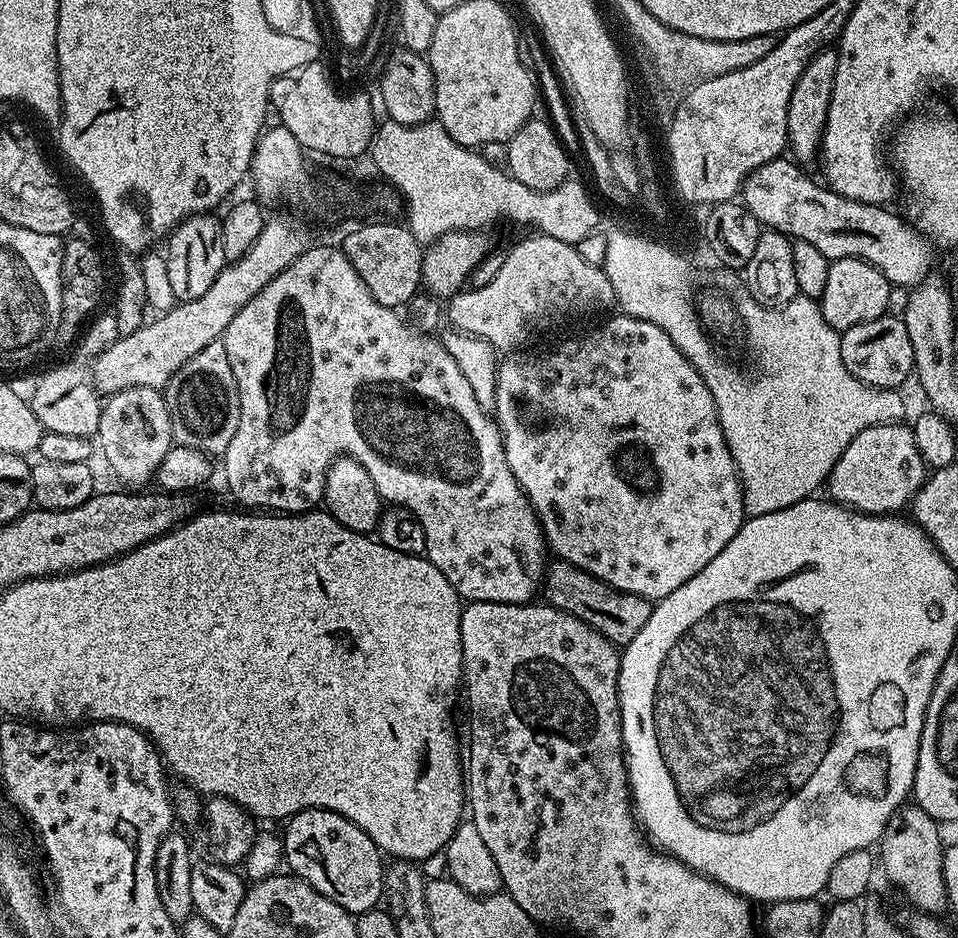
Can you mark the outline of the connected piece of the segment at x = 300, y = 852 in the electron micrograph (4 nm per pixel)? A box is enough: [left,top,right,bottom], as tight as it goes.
[282,808,386,914]

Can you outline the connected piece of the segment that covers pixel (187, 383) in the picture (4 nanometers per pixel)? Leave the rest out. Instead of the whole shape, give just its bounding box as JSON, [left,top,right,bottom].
[162,339,240,457]

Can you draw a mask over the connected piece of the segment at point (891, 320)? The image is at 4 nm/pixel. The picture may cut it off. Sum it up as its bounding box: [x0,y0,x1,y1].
[840,314,914,389]

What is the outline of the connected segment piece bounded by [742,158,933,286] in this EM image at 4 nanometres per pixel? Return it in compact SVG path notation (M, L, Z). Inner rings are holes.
M788 158L771 160L758 166L758 170L750 173L747 180L744 181L742 202L750 210L750 214L754 214L754 218L760 220L765 229L780 232L793 241L805 240L810 242L810 246L818 246L818 250L822 250L822 254L826 254L826 258L830 262L842 258L865 260L868 264L873 264L893 286L899 286L899 284L915 286L926 279L931 273L928 271L932 268L933 248L927 236L916 231L911 223L905 222L903 219L900 221L891 212L891 207L867 204L858 202L854 198L846 198L823 183L815 184L802 169L804 168L799 163Z

